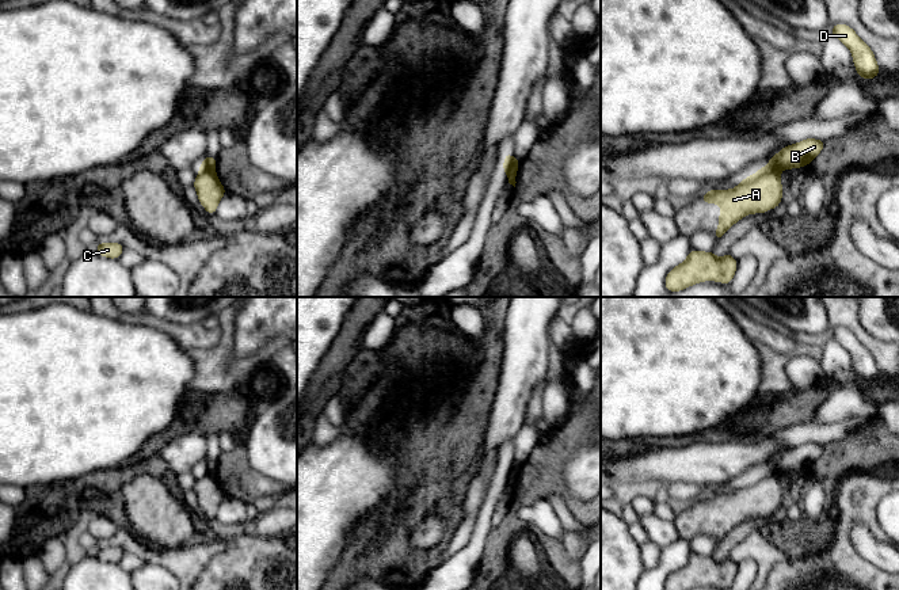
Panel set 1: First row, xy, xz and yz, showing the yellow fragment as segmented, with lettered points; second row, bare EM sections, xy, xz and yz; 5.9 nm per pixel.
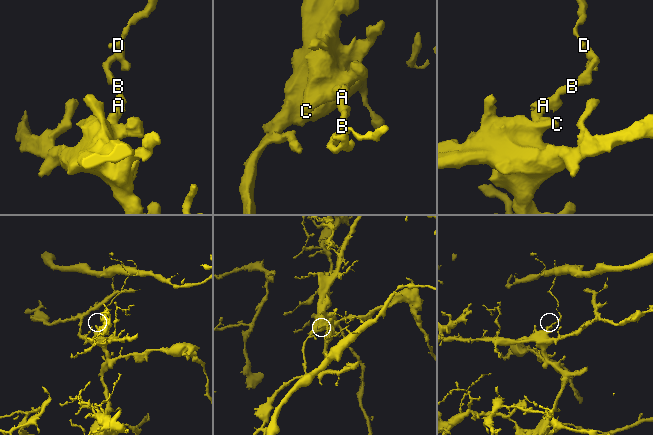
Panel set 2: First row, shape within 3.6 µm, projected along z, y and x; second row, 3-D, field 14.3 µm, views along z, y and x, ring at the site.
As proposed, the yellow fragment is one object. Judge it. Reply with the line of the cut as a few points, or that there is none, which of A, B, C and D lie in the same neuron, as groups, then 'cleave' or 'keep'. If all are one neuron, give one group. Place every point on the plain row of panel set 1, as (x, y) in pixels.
cut in xz along (517, 467), (503, 474); A C / B D; cleave

